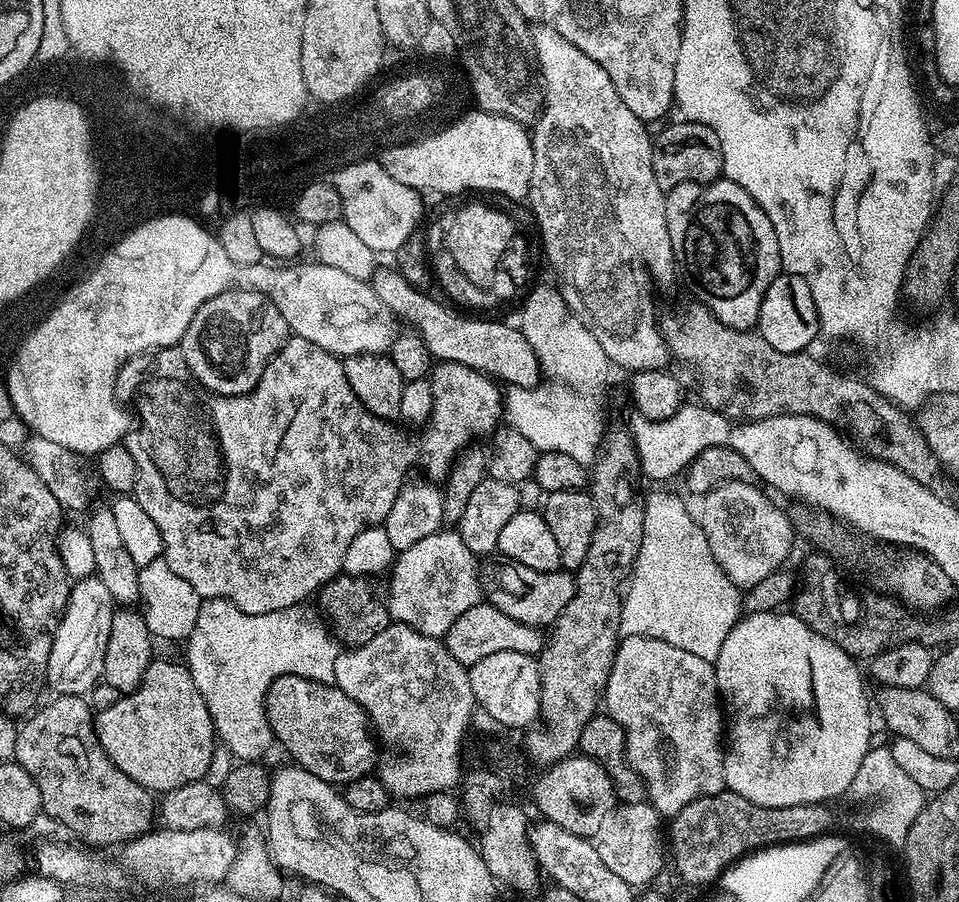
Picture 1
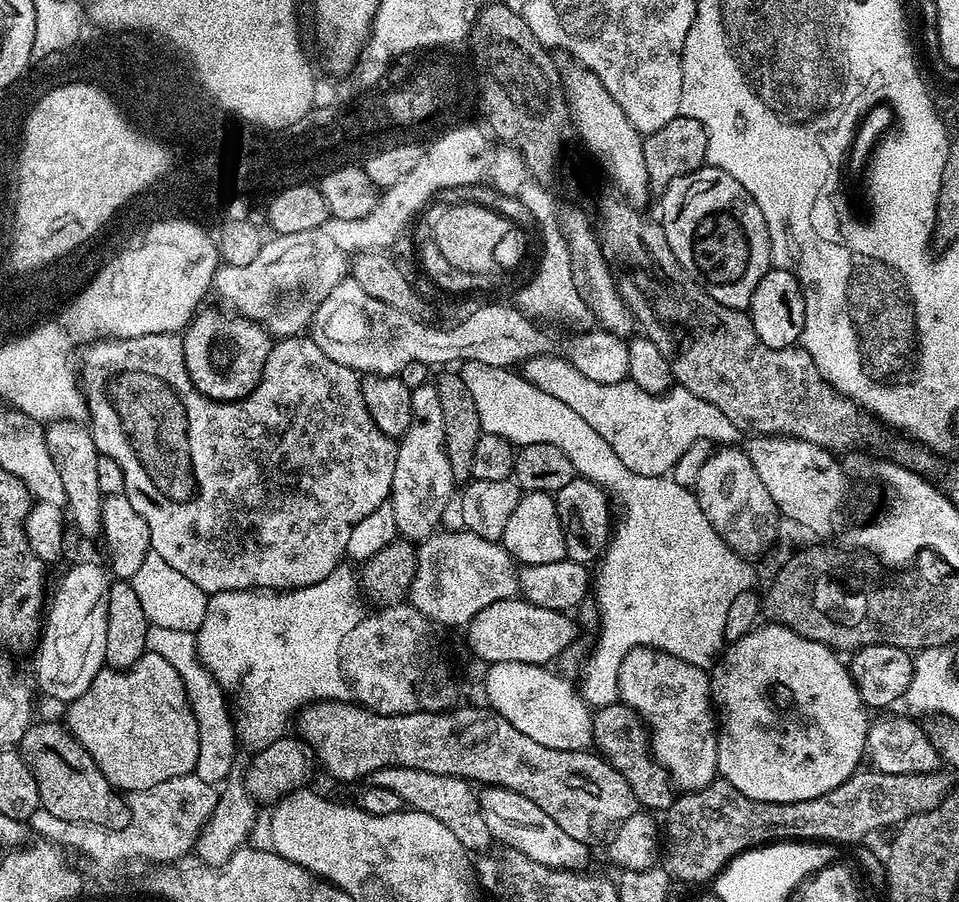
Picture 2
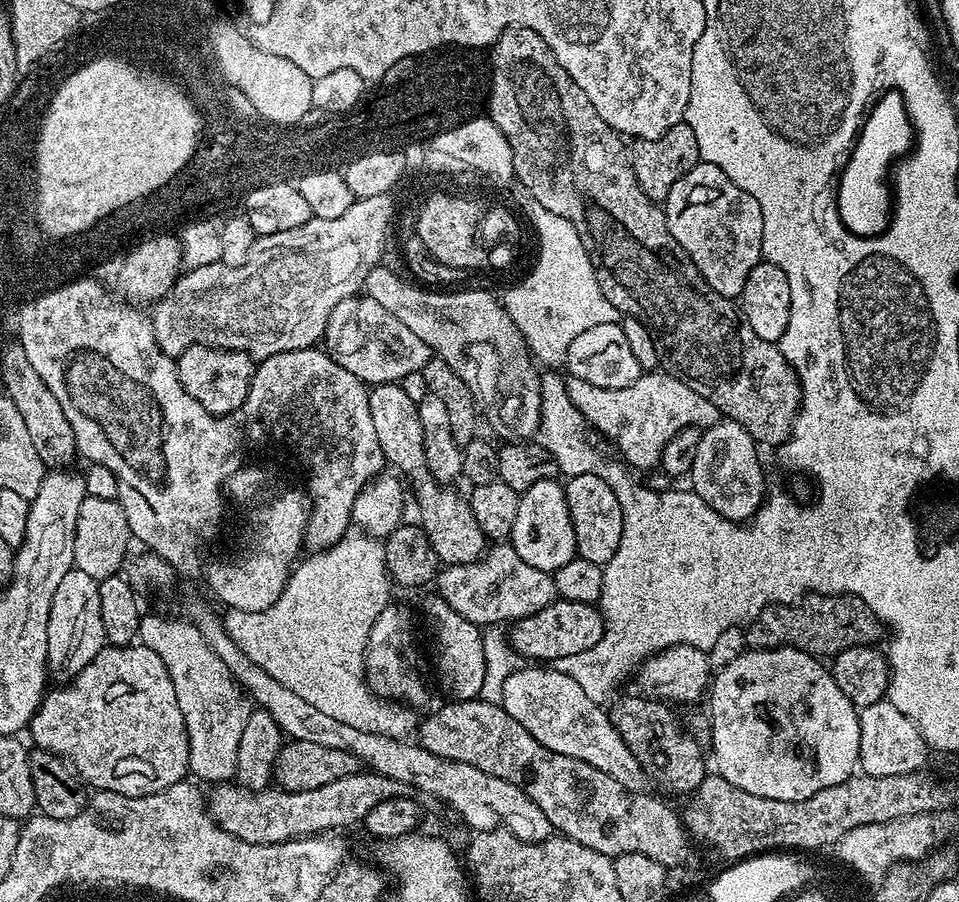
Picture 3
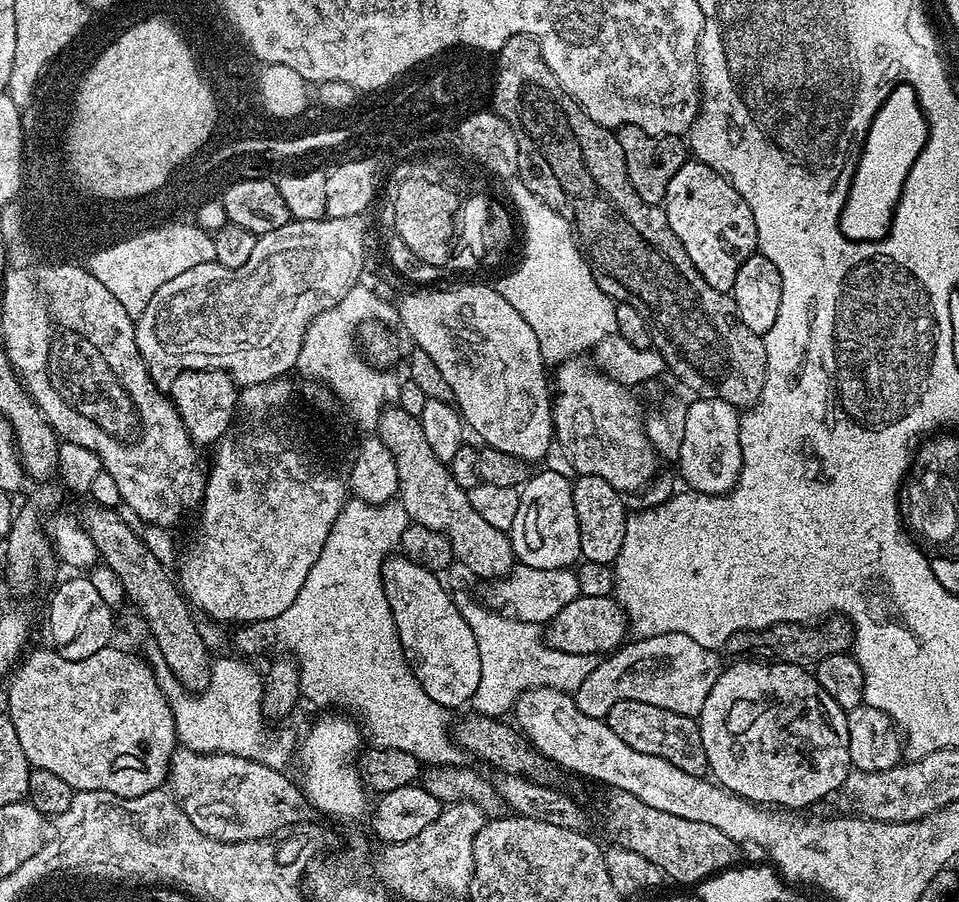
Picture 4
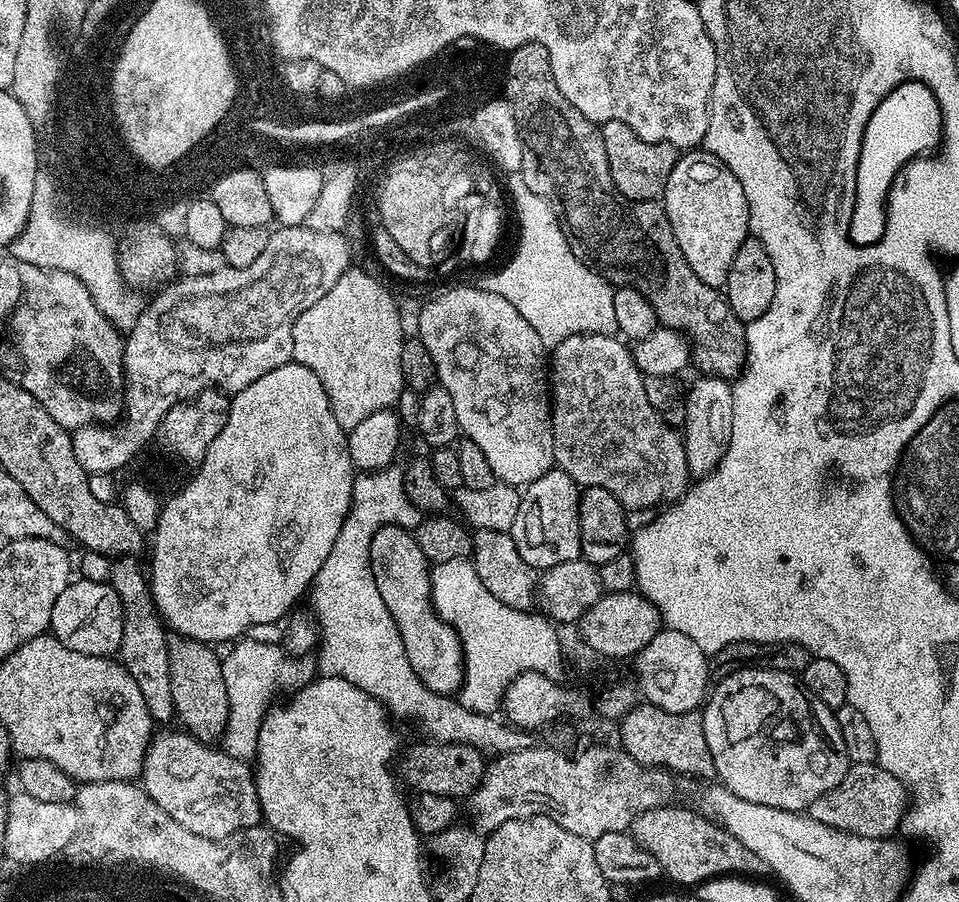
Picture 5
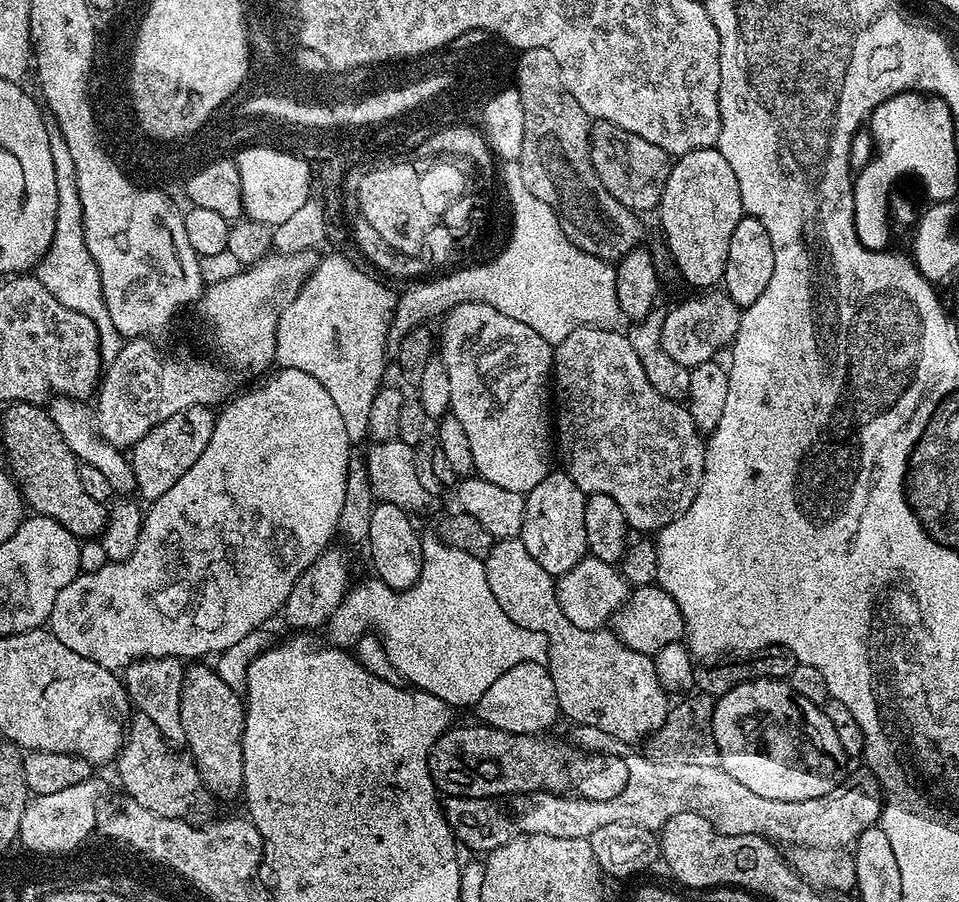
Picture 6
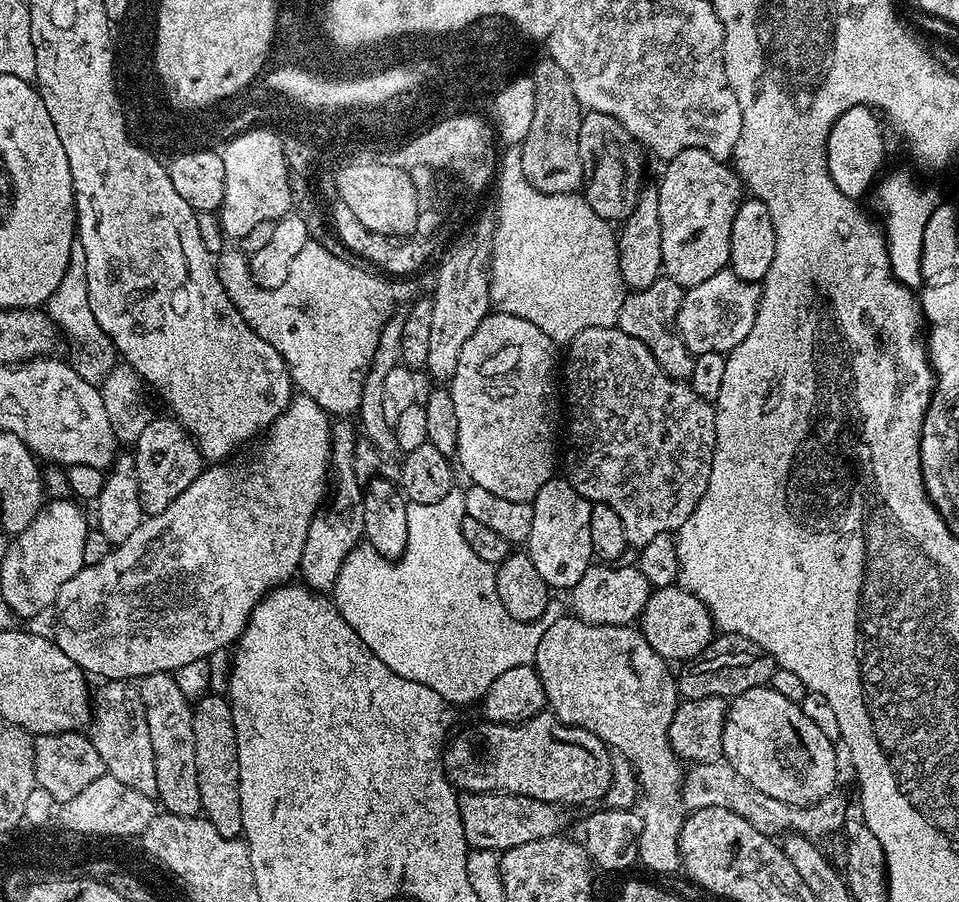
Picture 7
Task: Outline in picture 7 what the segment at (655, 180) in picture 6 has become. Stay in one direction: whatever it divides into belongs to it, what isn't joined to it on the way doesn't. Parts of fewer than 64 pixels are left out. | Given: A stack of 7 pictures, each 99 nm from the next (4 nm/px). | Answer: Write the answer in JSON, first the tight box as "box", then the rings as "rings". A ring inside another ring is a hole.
{"box":[578,111,644,222],"rings":[[[585,111],[578,130],[578,158],[584,183],[582,195],[598,218],[623,222],[638,202],[644,180],[644,156],[641,145],[610,114]]]}

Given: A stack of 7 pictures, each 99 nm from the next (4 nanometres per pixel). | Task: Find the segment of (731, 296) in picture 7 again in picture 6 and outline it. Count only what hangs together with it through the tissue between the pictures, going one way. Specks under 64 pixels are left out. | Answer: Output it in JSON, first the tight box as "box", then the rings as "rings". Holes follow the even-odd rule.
{"box":[662,290,740,368],"rings":[[[708,290],[703,294],[692,294],[689,300],[670,307],[664,313],[662,322],[662,350],[674,360],[682,362],[682,366],[696,368],[707,360],[719,357],[720,347],[731,345],[738,334],[740,313],[737,306],[727,292],[723,290]]]}

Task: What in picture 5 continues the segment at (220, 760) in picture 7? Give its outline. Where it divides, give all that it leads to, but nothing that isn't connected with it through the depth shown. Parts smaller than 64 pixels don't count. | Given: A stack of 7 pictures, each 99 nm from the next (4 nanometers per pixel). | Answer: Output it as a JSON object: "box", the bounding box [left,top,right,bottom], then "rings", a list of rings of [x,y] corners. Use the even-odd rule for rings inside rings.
{"box":[168,635,228,742],"rings":[[[173,635],[168,641],[170,660],[170,698],[175,719],[181,720],[183,731],[201,742],[216,742],[224,735],[228,720],[228,702],[225,679],[222,676],[221,653],[211,644],[203,644],[183,636]]]}

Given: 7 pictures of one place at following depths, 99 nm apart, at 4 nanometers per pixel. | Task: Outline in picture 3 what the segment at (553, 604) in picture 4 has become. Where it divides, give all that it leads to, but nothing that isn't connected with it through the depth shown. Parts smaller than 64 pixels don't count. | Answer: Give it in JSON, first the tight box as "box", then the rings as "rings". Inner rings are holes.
{"box":[434,542,557,626],"rings":[[[496,542],[485,551],[481,559],[465,564],[449,564],[437,571],[434,588],[450,606],[450,610],[458,610],[462,618],[481,626],[504,626],[509,622],[515,622],[542,610],[557,599],[556,587],[551,575],[518,558],[518,554],[512,549],[511,543]]]}

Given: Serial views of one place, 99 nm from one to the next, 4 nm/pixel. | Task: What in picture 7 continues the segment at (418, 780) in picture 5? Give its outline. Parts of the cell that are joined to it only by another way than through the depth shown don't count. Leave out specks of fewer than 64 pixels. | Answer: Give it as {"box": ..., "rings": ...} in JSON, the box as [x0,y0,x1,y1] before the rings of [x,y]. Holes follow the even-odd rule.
{"box":[442,710,612,806],"rings":[[[545,710],[531,716],[529,720],[523,720],[520,724],[493,724],[491,722],[479,722],[473,728],[464,728],[460,733],[457,731],[444,745],[442,759],[444,761],[444,774],[448,777],[452,787],[460,792],[509,792],[525,796],[531,800],[541,800],[547,804],[565,806],[564,804],[588,804],[591,800],[603,801],[608,795],[612,785],[612,756],[608,745],[603,744],[594,734],[582,730],[578,726],[570,726],[553,716],[551,711]]]}

